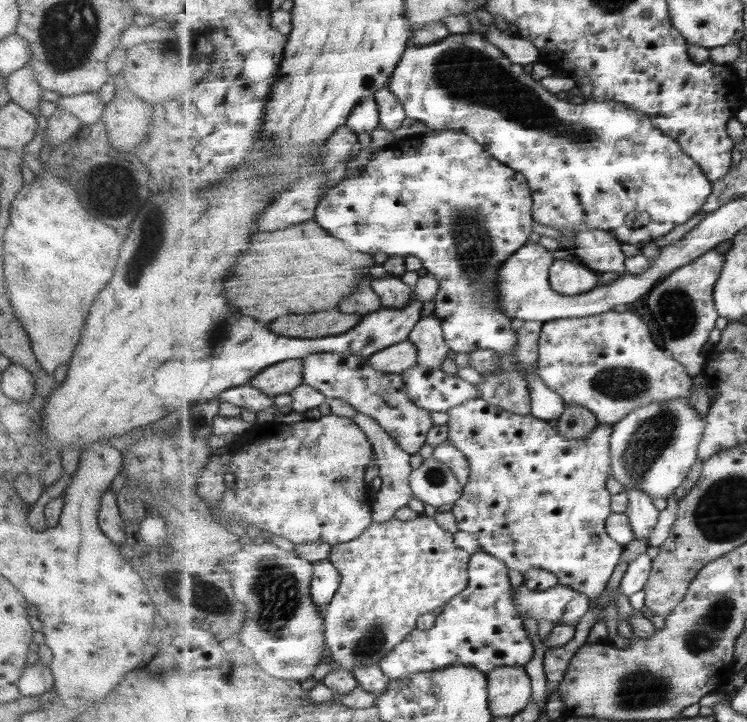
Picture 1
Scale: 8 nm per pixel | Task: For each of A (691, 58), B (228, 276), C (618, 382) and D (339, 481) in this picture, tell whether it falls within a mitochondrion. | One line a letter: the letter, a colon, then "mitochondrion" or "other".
A: other
B: other
C: mitochondrion
D: mitochondrion

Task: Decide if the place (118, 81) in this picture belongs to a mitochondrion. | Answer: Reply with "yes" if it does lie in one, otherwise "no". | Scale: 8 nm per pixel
no

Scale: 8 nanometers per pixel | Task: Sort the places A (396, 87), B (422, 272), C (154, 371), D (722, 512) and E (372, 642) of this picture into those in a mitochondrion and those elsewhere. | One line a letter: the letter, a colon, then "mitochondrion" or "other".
A: other
B: other
C: other
D: mitochondrion
E: mitochondrion

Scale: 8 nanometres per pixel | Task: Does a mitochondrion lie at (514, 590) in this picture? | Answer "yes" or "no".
no

